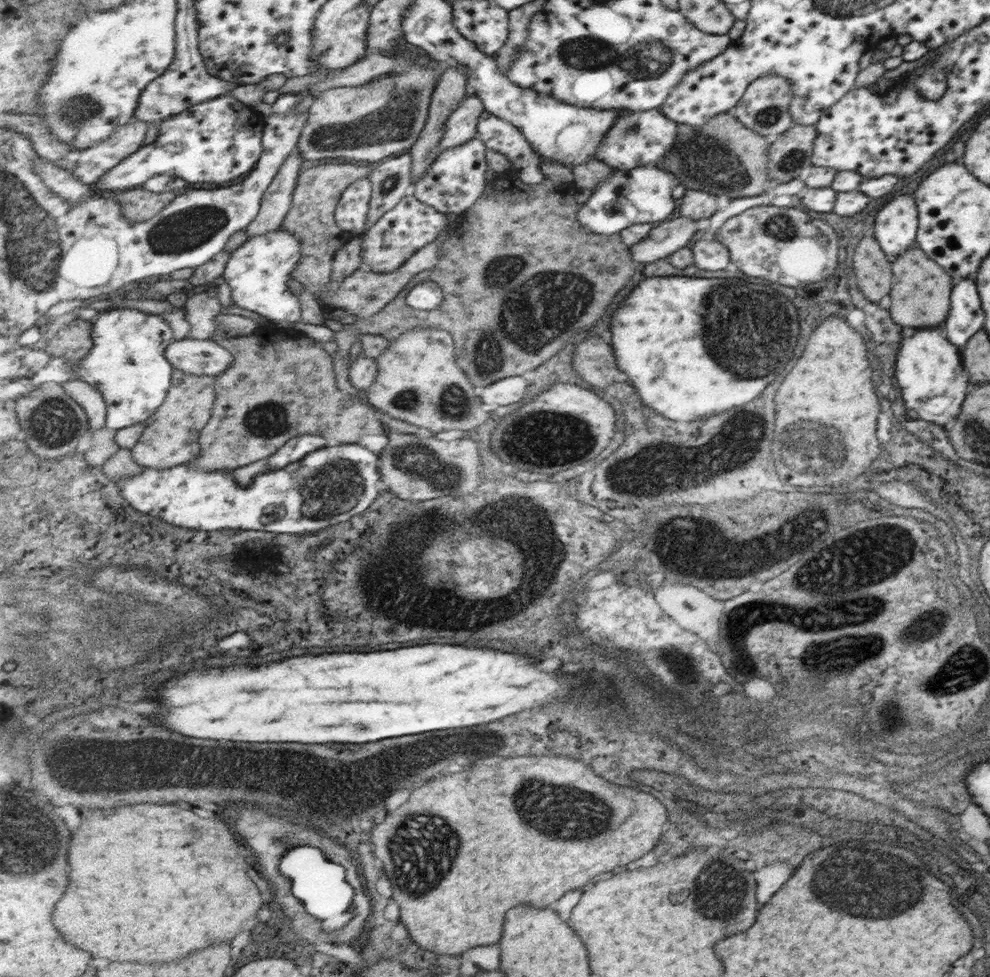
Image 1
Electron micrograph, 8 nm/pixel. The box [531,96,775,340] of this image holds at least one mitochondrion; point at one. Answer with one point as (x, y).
(709, 159)

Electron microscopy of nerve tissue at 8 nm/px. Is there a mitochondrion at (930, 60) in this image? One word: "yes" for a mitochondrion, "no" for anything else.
no

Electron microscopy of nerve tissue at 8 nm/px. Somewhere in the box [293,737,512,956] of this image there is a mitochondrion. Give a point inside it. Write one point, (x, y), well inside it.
(422, 850)

